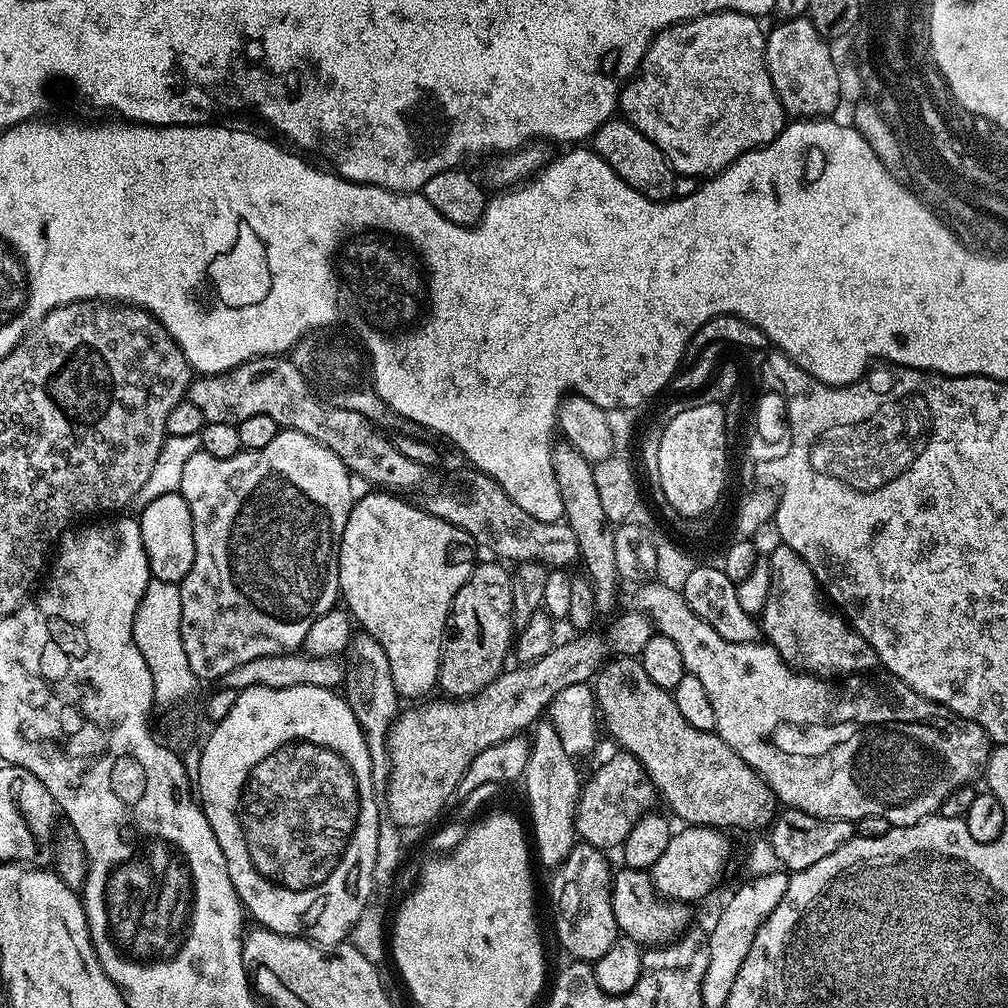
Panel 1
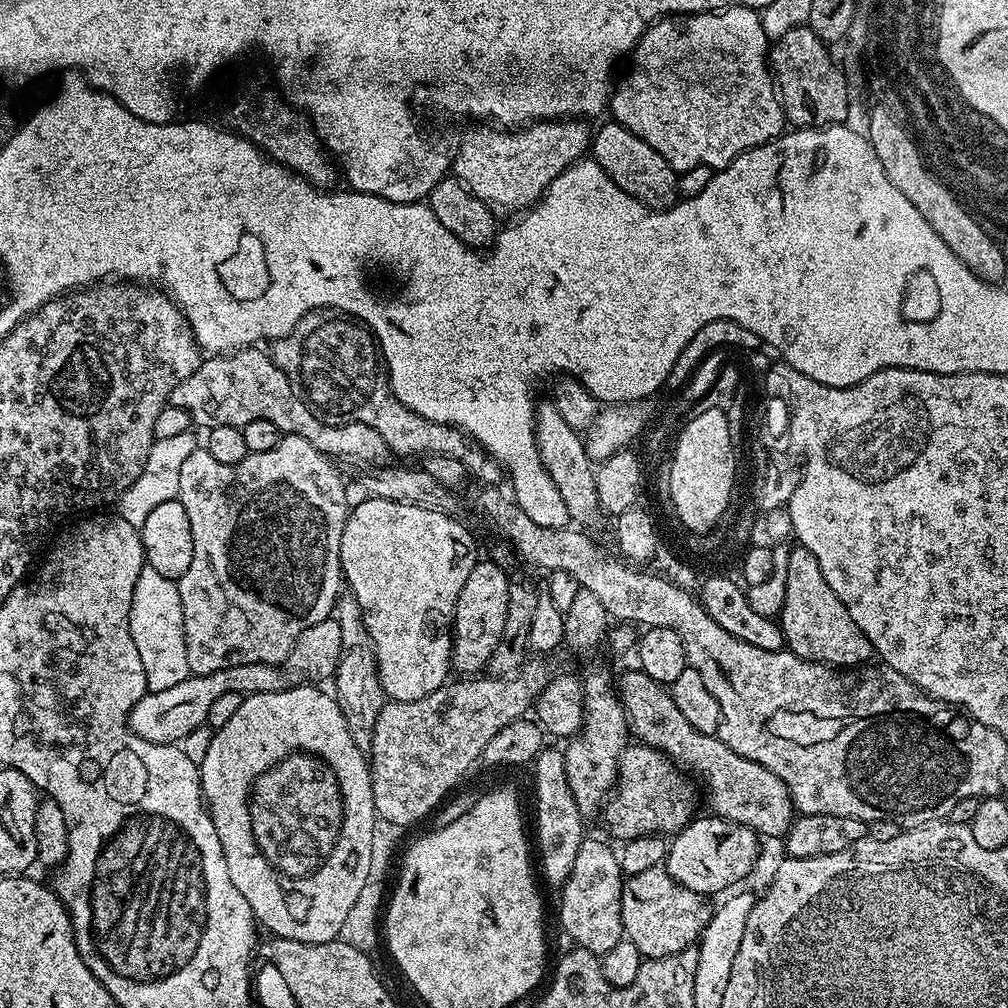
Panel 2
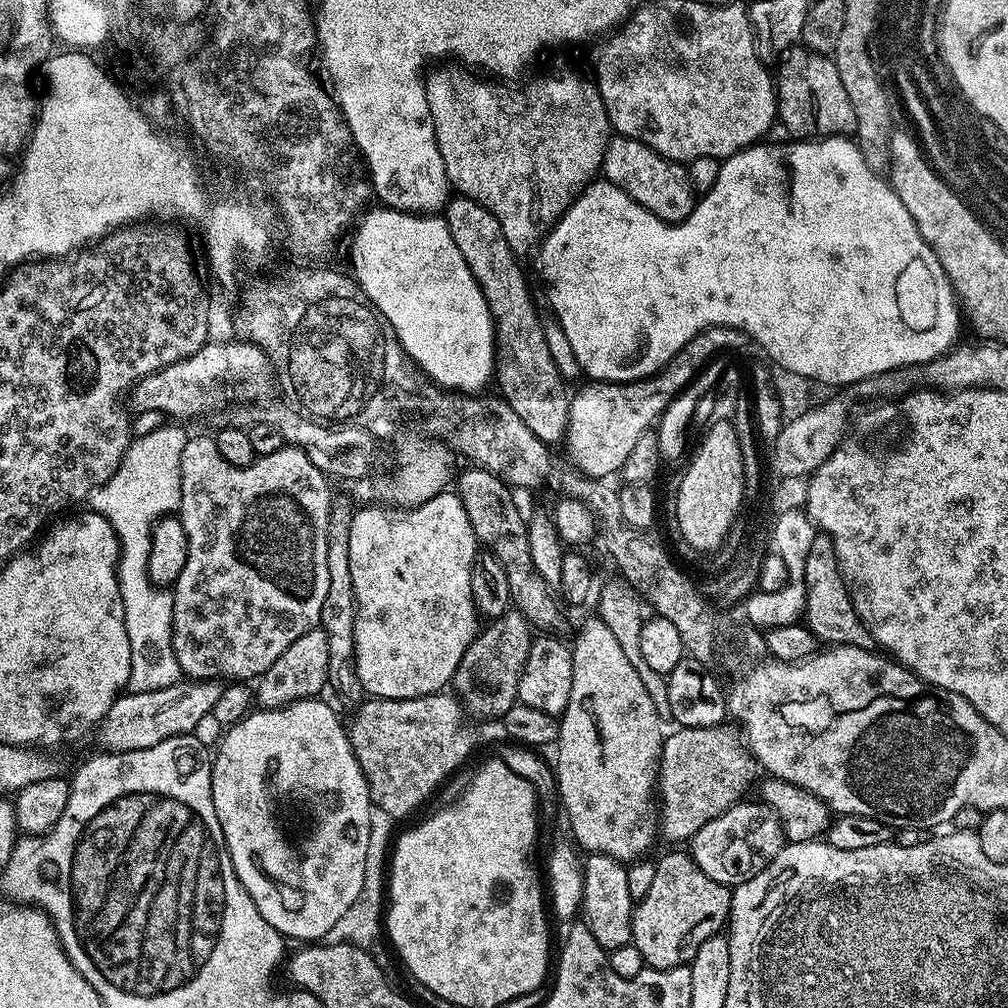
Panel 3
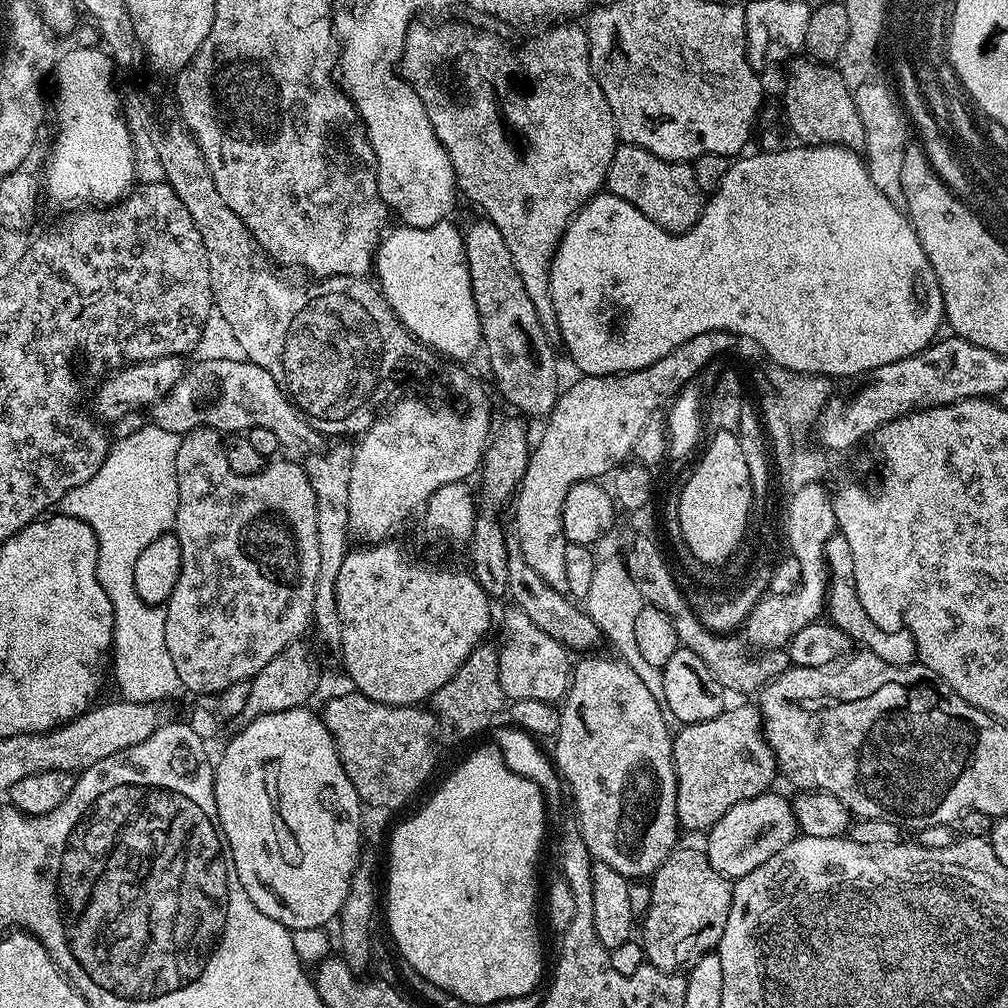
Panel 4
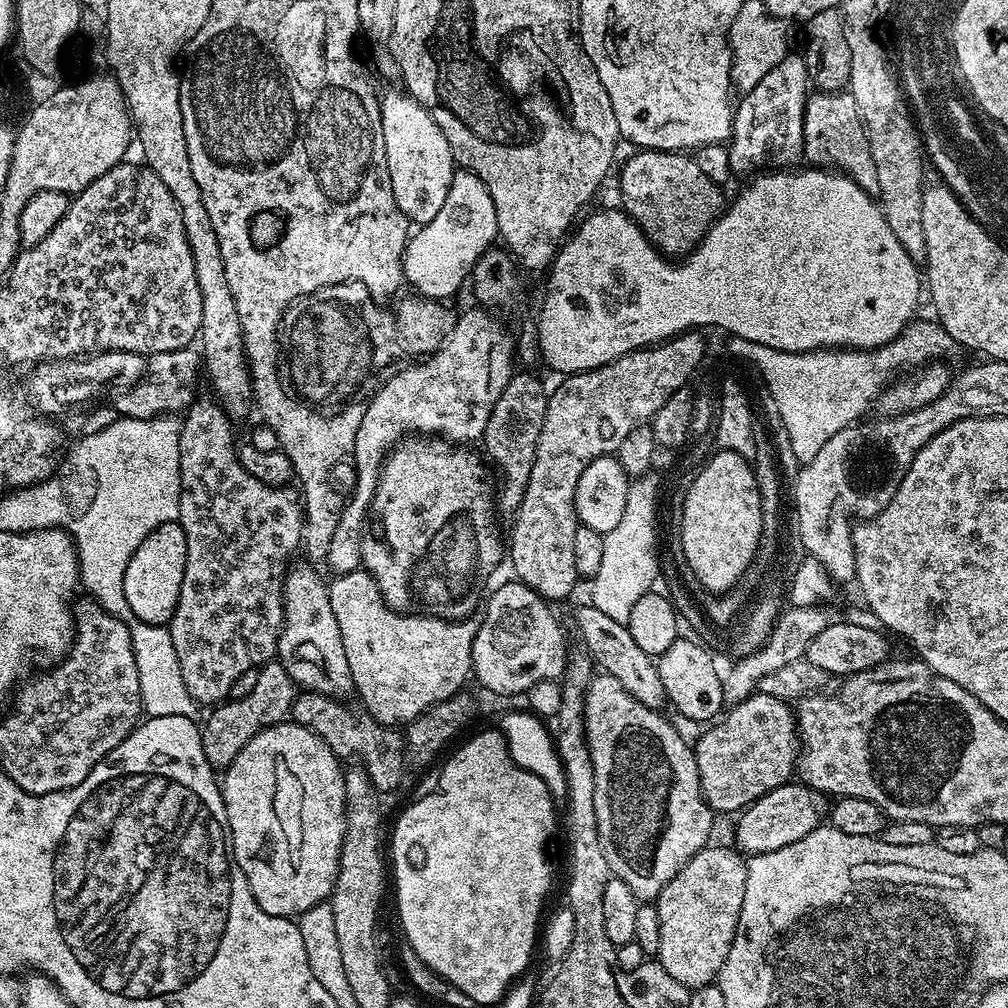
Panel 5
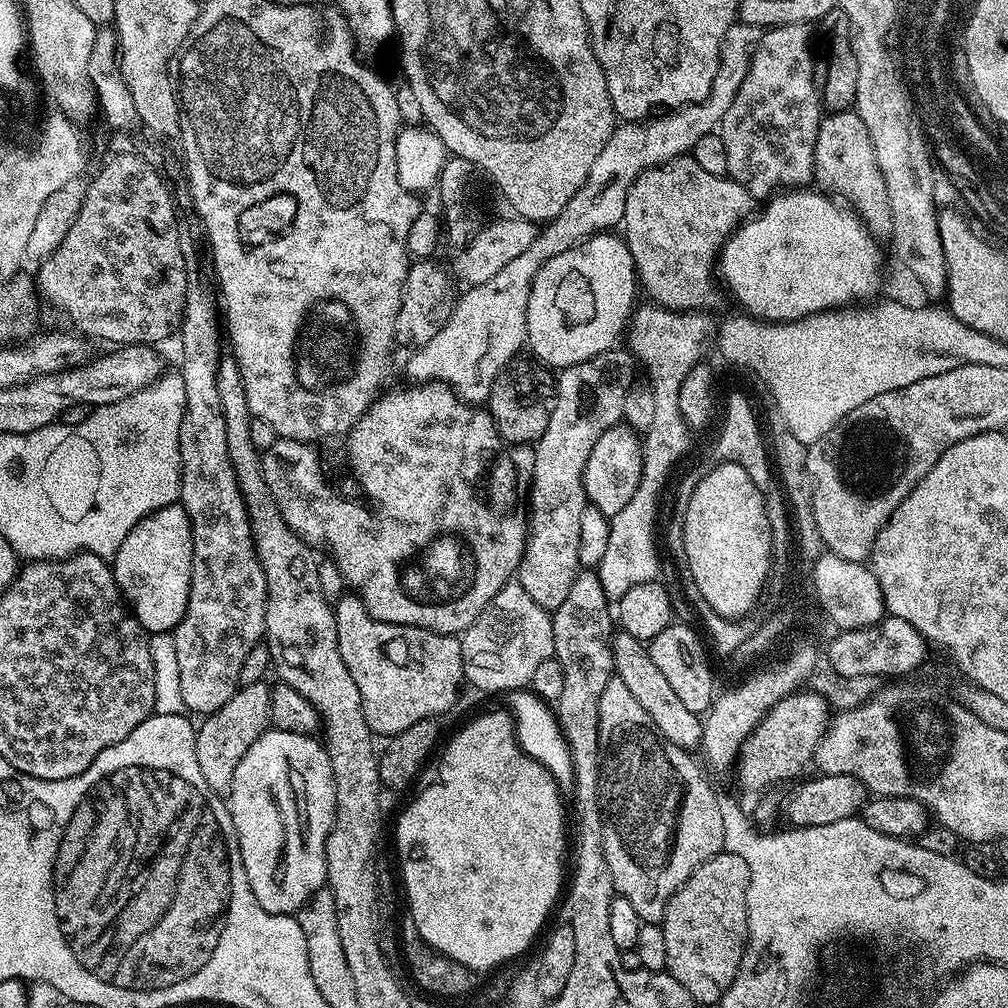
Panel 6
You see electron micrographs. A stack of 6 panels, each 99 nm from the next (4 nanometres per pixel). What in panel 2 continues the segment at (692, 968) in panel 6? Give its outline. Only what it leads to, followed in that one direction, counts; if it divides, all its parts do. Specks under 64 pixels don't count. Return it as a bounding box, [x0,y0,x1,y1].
[622,866,714,962]

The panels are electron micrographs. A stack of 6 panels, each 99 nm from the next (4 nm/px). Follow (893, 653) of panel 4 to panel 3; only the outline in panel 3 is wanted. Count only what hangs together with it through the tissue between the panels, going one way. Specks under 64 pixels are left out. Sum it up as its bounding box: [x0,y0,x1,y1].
[802,534,877,650]

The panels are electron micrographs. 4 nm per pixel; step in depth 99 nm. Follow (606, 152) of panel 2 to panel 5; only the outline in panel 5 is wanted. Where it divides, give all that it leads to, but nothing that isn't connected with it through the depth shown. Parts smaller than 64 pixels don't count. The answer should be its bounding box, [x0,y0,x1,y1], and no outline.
[619,150,726,258]

